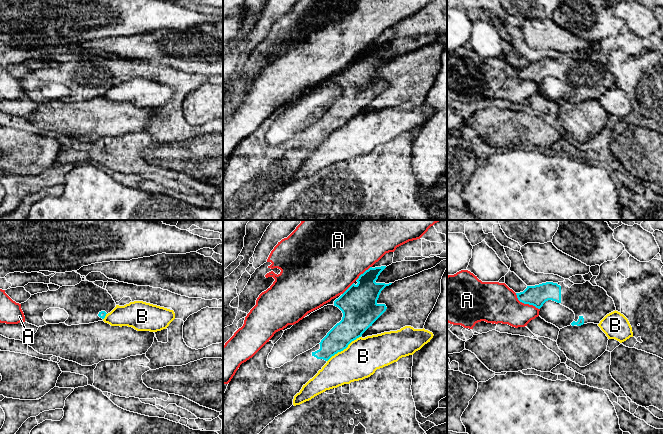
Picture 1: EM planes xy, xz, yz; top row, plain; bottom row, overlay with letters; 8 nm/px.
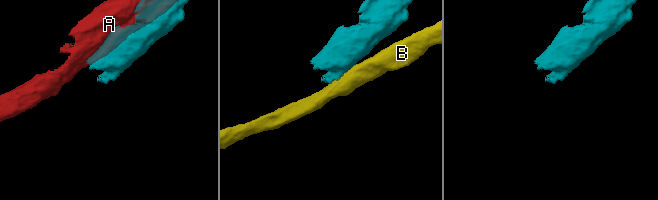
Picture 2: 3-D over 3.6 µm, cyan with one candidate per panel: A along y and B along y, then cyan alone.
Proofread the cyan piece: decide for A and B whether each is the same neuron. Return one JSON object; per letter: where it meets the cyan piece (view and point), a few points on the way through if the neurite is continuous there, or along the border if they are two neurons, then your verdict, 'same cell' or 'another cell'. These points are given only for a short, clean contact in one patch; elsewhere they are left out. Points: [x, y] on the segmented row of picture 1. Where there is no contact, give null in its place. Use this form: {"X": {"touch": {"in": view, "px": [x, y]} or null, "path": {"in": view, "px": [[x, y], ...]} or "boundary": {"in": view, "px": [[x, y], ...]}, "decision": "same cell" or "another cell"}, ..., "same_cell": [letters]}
{"A": {"touch": {"in": "yz", "px": [526, 303]}, "decision": "another cell"}, "B": {"touch": {"in": "xz", "px": [343, 349]}, "boundary": {"in": "xz", "px": [[360, 336], [335, 353], [327, 361]]}, "decision": "another cell"}, "same_cell": []}

